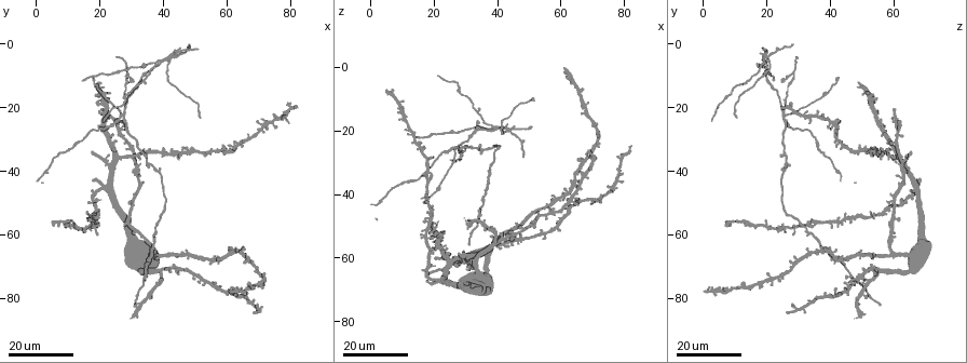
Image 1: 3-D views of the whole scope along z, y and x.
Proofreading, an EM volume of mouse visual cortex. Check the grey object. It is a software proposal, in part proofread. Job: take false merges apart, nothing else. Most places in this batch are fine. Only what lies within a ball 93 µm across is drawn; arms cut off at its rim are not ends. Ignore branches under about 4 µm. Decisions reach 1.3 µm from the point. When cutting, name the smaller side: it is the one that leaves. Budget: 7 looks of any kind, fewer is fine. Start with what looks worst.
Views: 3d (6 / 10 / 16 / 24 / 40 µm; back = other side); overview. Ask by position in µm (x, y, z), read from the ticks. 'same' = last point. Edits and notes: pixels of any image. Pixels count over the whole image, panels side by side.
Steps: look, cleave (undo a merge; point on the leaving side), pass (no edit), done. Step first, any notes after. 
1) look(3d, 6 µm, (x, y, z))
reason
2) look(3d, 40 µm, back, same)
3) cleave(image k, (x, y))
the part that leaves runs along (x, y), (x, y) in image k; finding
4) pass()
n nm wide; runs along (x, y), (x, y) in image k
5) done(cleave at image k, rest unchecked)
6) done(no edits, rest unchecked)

look(3d, 16 µm, (29, 9, 28))
three arms meet

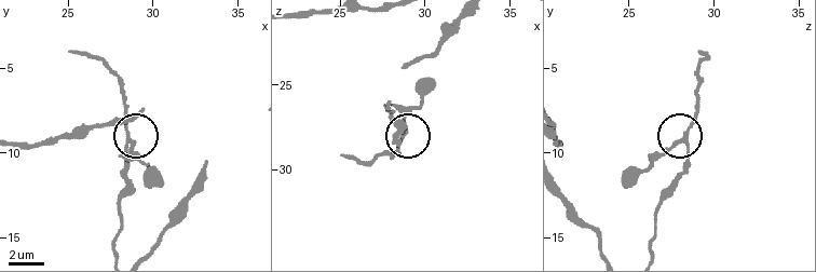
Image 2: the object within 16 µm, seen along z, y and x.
look(3d, 6 µm, (28.7, 9.3, 27.8))

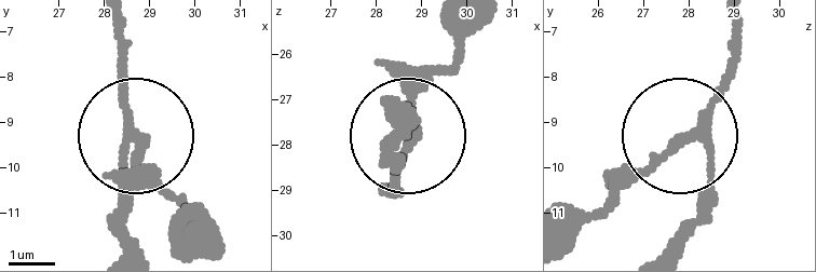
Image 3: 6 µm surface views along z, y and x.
pass()
3 arms; one neuron here

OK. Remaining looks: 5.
look(3d, 16 µm, (28, 21, 24))
a fork

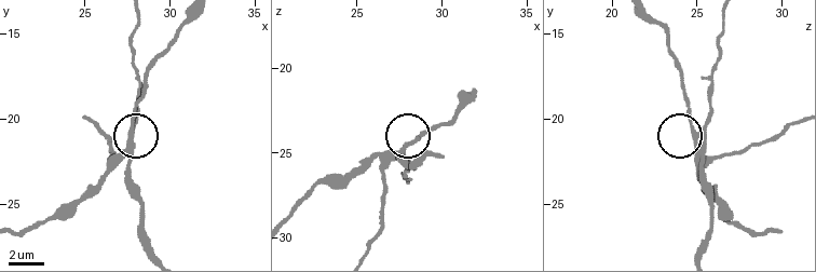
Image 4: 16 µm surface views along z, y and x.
look(3d, 6 µm, (27.8, 20.7, 25.0))

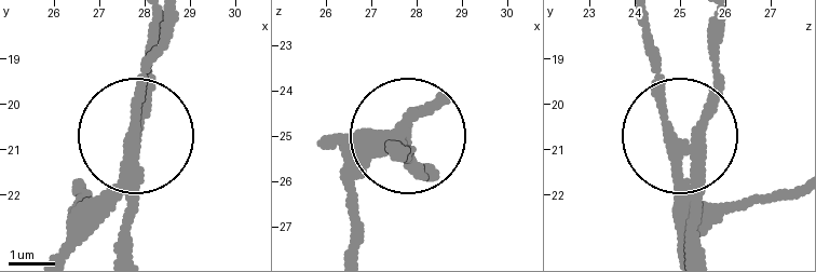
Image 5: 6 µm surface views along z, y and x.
cleave(image 5, (91, 204))
the part that leaves runs along (134, 145), (134, 91), (162, 21) in image 5; two neurons meet here

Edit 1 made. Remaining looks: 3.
look(overview)

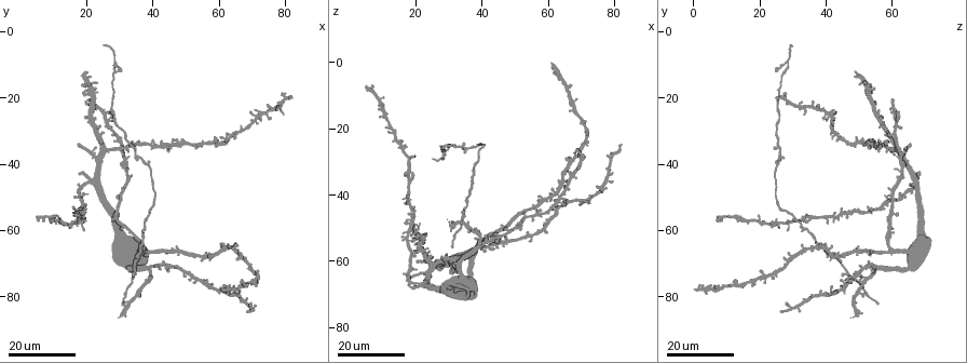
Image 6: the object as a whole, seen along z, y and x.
look(3d, 24 µm, (35, 73, 46))
three arms meet

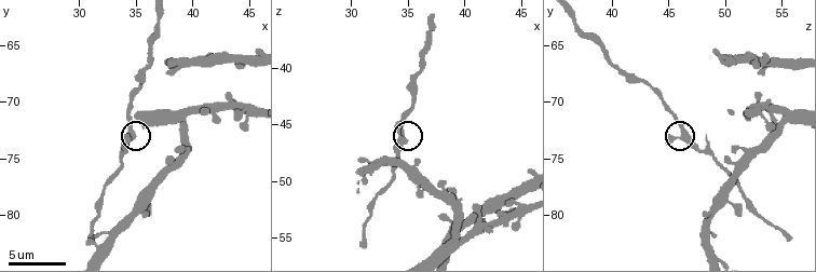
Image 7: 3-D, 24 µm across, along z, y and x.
look(3d, 10 µm, (34.6, 72.6, 46.6))
closer look

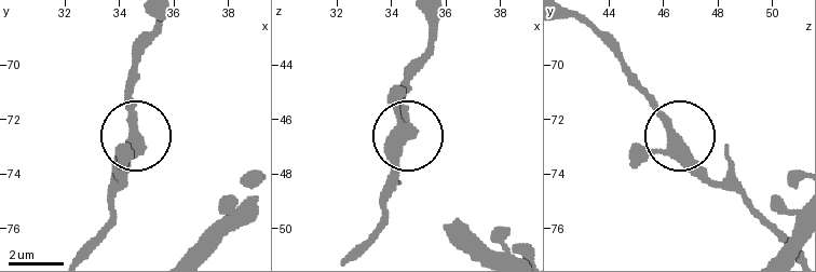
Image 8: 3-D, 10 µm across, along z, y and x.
pass()
all the same neuron

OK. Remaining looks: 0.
done(cleave at image 5, rest unchecked)

